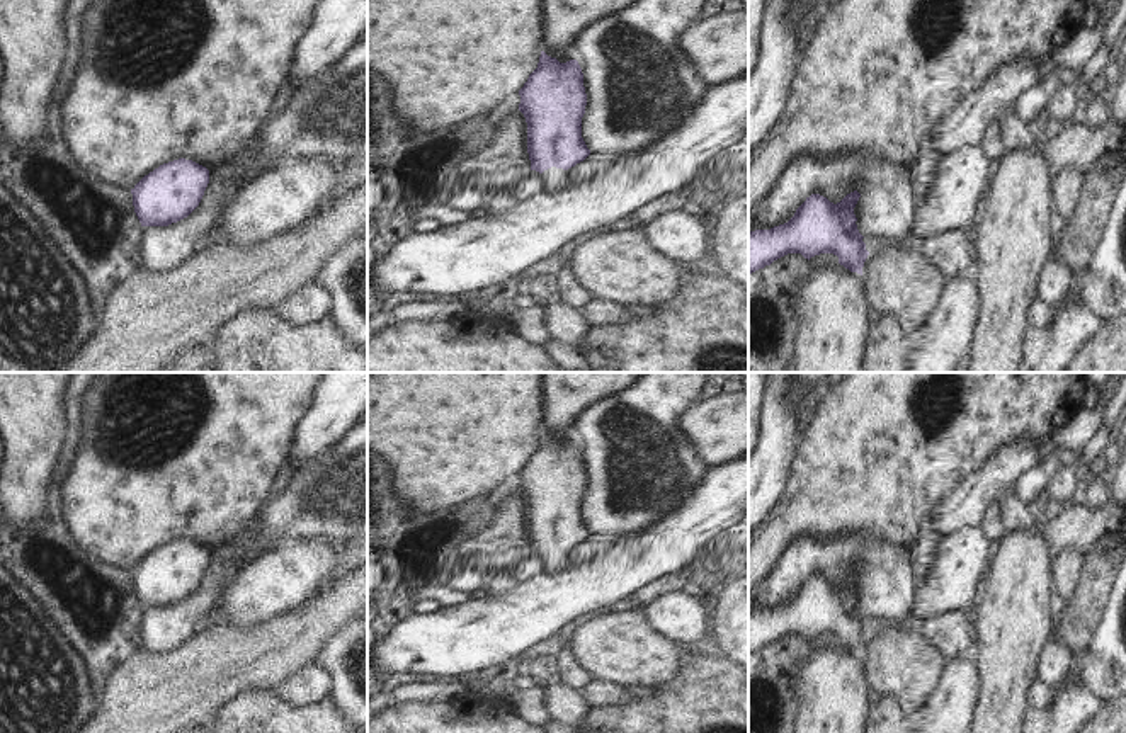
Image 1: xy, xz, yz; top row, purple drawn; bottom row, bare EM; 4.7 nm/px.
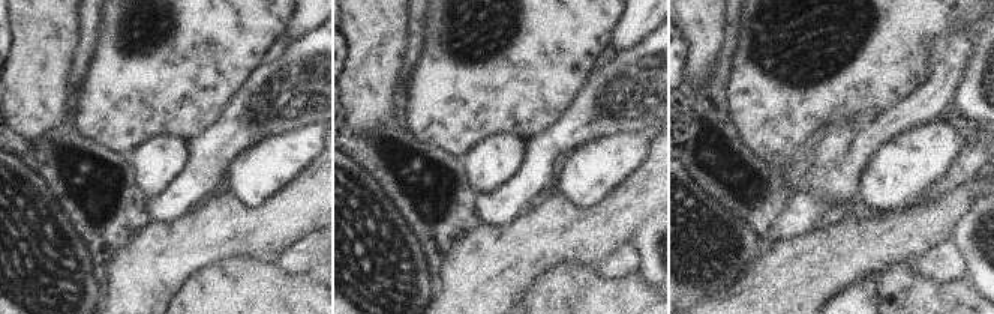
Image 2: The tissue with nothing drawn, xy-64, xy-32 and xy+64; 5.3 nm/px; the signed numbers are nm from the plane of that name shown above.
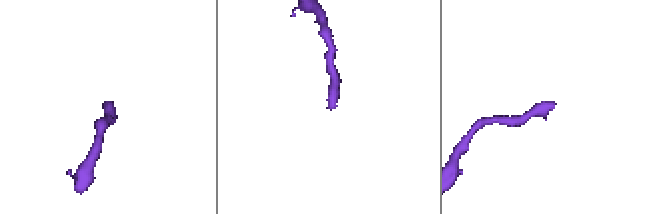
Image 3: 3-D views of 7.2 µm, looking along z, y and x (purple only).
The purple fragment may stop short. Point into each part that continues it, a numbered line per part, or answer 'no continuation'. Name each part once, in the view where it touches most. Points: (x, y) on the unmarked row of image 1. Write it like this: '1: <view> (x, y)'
1: xz (553, 560)

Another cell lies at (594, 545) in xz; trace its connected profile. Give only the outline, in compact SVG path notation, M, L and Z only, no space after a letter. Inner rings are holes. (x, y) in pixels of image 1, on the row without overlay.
M590 534L583 543L577 544L575 548L568 549L568 561L563 566L565 570L577 568L585 561L594 560L597 554L606 553L609 546L621 541L623 536L619 534Z

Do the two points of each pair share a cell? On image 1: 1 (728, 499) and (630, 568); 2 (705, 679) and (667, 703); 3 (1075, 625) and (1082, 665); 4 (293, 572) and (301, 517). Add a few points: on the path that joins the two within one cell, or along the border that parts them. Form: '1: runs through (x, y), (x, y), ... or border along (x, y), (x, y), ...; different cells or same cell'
1: runs through (705, 514), (672, 545), (653, 553); same cell
2: runs through (696, 687), (681, 703), (676, 703); same cell
3: border along (1099, 616), (1084, 650), (1070, 652), (1052, 640); different cells
4: border along (327, 538), (283, 539), (261, 551); different cells

